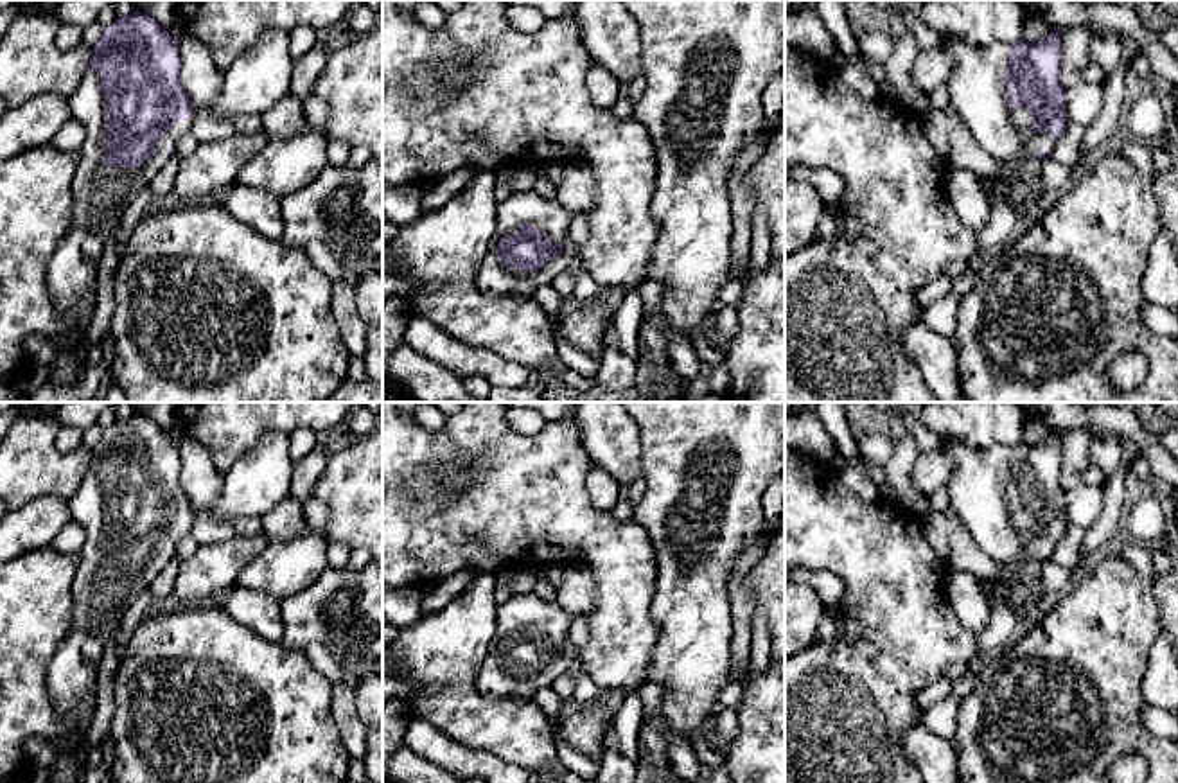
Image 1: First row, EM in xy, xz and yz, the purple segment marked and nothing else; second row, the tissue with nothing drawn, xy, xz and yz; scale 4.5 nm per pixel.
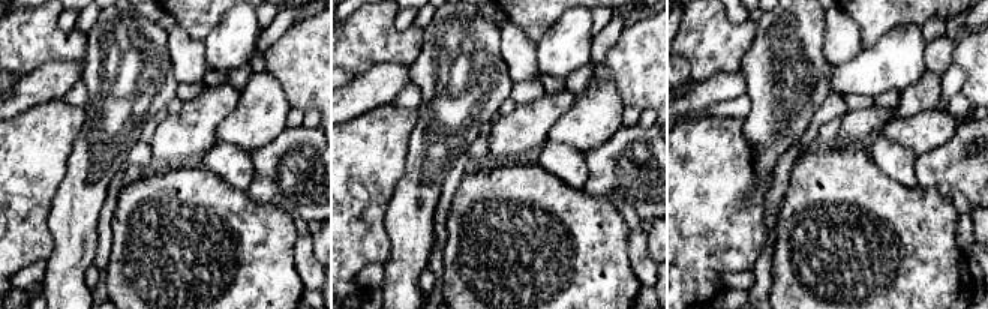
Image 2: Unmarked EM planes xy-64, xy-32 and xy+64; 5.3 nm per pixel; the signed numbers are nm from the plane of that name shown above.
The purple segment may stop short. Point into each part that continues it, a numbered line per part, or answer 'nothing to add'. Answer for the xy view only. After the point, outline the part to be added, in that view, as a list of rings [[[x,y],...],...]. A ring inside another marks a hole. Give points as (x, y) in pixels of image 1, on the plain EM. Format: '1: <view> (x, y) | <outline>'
1: xy (101, 597) | [[[95,472],[86,474],[68,506],[72,519],[83,526],[86,541],[72,582],[74,623],[48,664],[47,690],[59,715],[72,724],[72,731],[50,738],[57,758],[47,767],[47,783],[79,783],[86,772],[74,751],[86,745],[97,702],[99,661],[127,607],[153,584],[165,567],[172,546],[190,533],[194,523],[194,519],[176,523],[144,567],[102,569],[104,497]]]

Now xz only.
1: xz (492, 679) | [[[535,593],[514,594],[497,607],[497,629],[487,657],[481,661],[474,686],[488,699],[523,699],[533,700],[541,688],[549,688],[557,677],[567,672],[569,659],[557,657],[546,668],[523,675],[501,664],[497,645],[515,638],[523,627],[533,627],[555,647],[567,639],[573,616],[557,602],[546,602]]]

